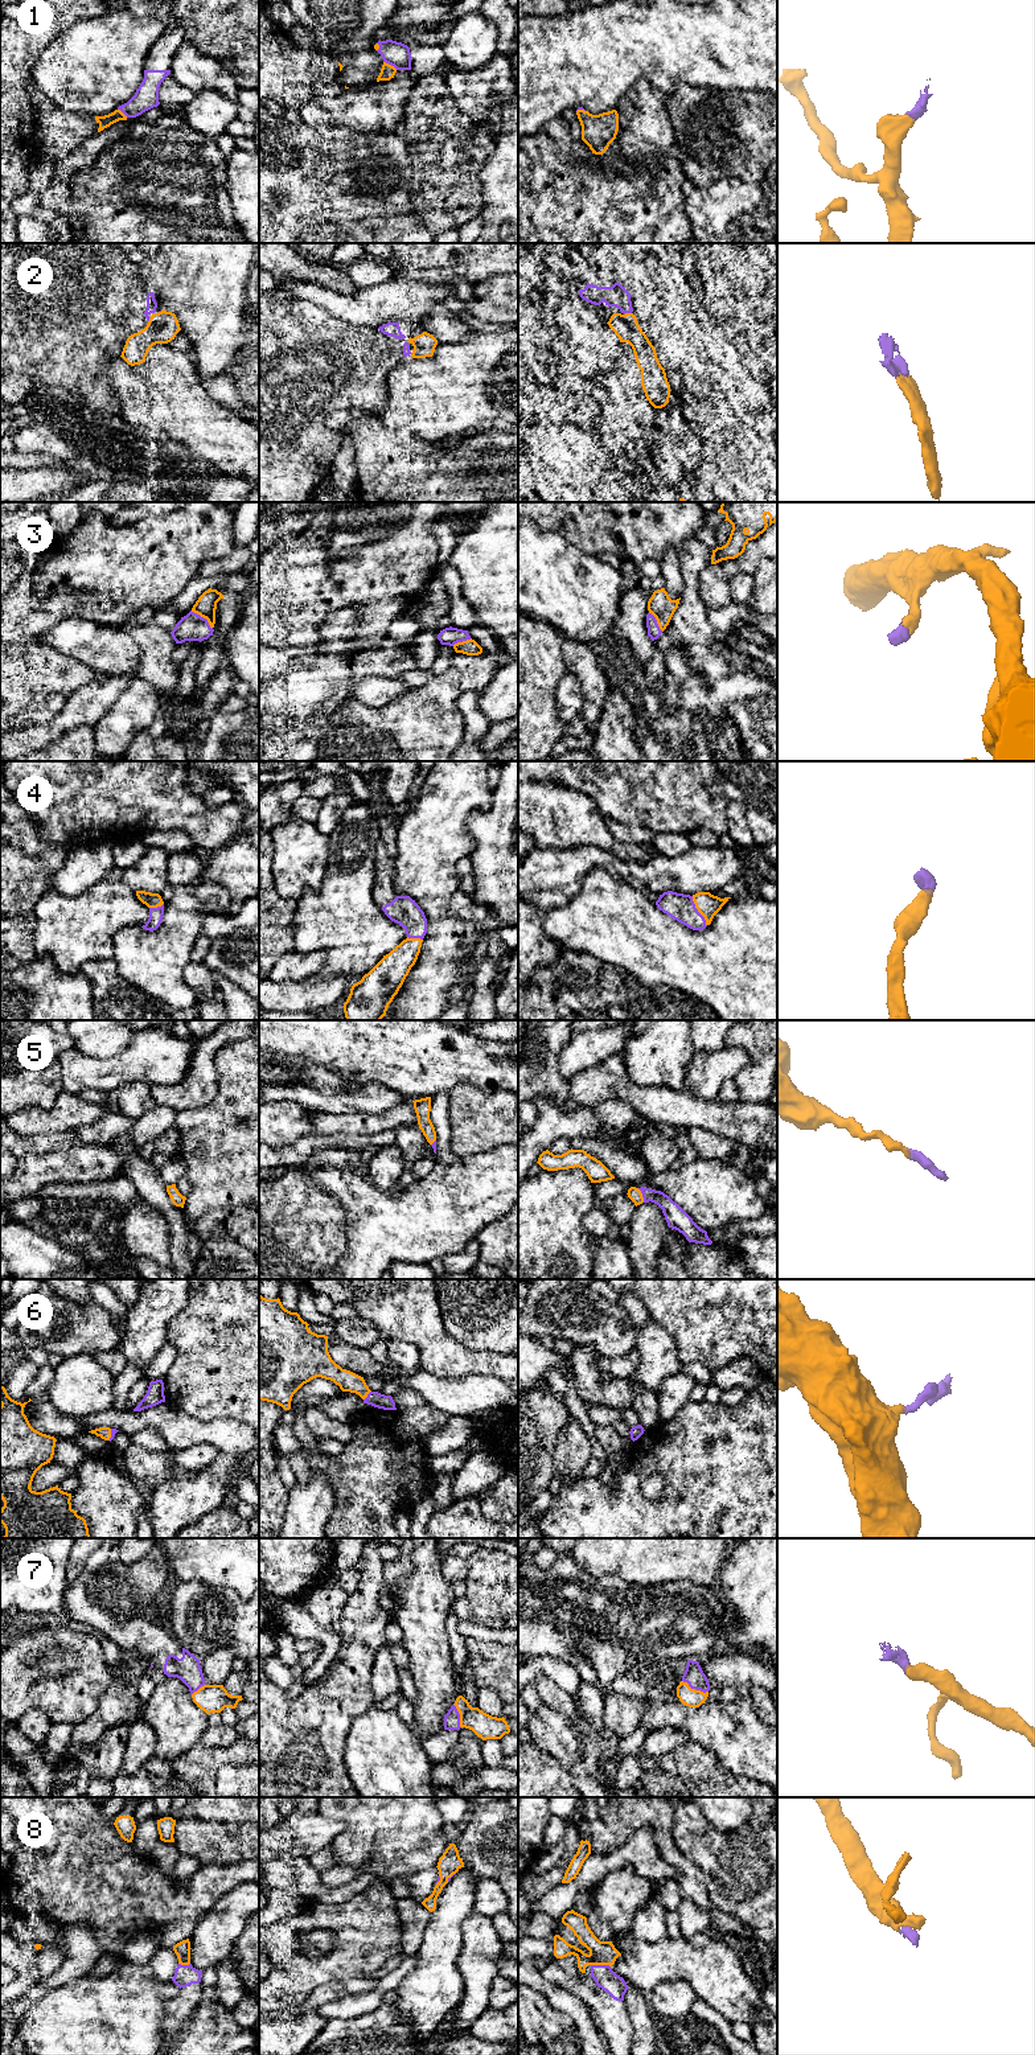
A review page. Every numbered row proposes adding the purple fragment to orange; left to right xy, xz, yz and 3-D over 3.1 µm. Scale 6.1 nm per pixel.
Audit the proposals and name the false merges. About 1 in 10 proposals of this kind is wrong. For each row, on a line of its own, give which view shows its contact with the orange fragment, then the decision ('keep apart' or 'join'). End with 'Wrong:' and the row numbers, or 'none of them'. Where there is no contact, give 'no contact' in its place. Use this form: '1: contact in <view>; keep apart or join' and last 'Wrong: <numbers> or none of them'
1: contact in xz; join
2: contact in yz; join
3: contact in xy; join
4: contact in yz; join
5: contact in yz; join
6: contact in xz; join
7: contact in yz; join
8: contact in yz; join
Wrong: none of them

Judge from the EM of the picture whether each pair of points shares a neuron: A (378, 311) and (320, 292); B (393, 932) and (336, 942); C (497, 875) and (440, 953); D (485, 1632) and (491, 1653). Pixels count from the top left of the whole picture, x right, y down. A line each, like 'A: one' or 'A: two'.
A: one
B: one
C: two
D: two

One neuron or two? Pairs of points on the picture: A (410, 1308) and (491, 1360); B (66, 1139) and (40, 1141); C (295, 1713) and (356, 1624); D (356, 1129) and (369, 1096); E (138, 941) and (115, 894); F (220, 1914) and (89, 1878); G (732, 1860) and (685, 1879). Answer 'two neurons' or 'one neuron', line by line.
A: one neuron
B: one neuron
C: one neuron
D: two neurons
E: two neurons
F: two neurons
G: two neurons

